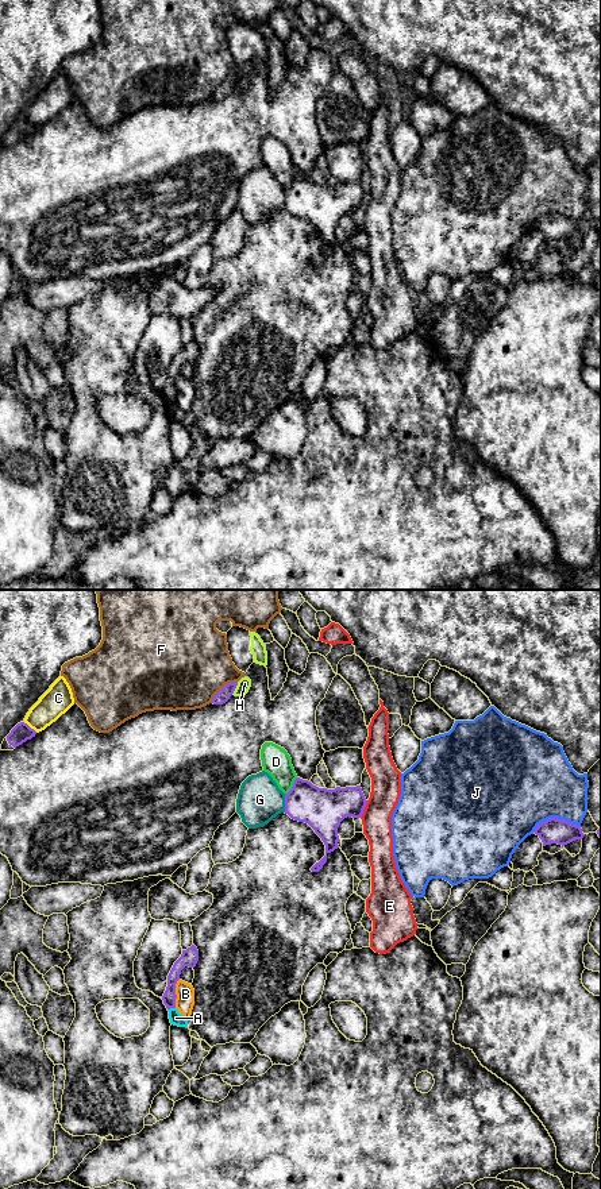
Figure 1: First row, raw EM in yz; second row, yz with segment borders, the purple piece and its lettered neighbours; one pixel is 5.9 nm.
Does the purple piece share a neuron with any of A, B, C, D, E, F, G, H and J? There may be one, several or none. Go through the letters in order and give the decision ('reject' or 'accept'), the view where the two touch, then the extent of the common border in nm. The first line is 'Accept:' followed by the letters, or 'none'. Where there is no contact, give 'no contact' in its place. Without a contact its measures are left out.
Accept: none
A: reject | yz | 50 nm
B: reject | yz | 180 nm
C: reject | yz | 110 nm
D: reject | yz | 130 nm
E: reject | yz | 120 nm
F: reject | yz | 200 nm
G: reject | yz | 110 nm
H: reject | yz | 90 nm
J: reject | yz | 300 nm

